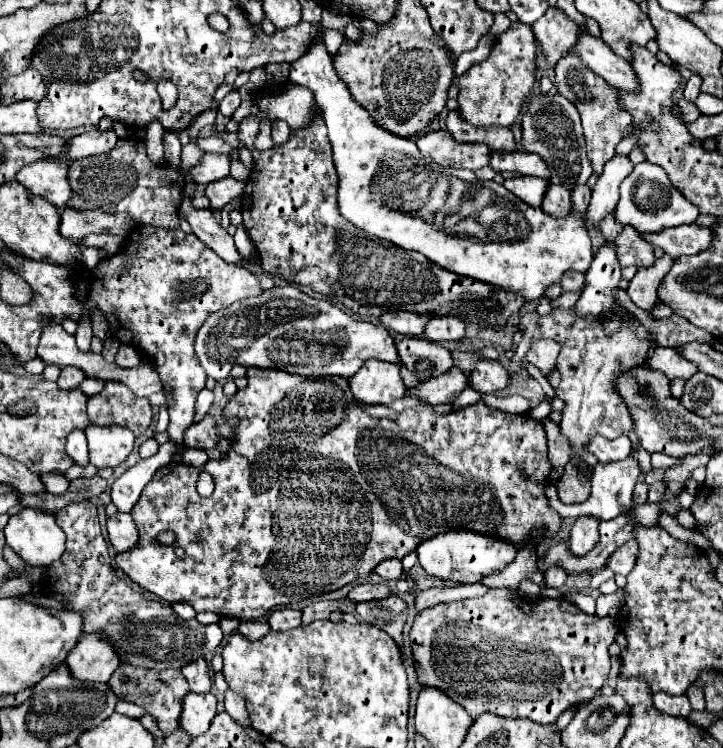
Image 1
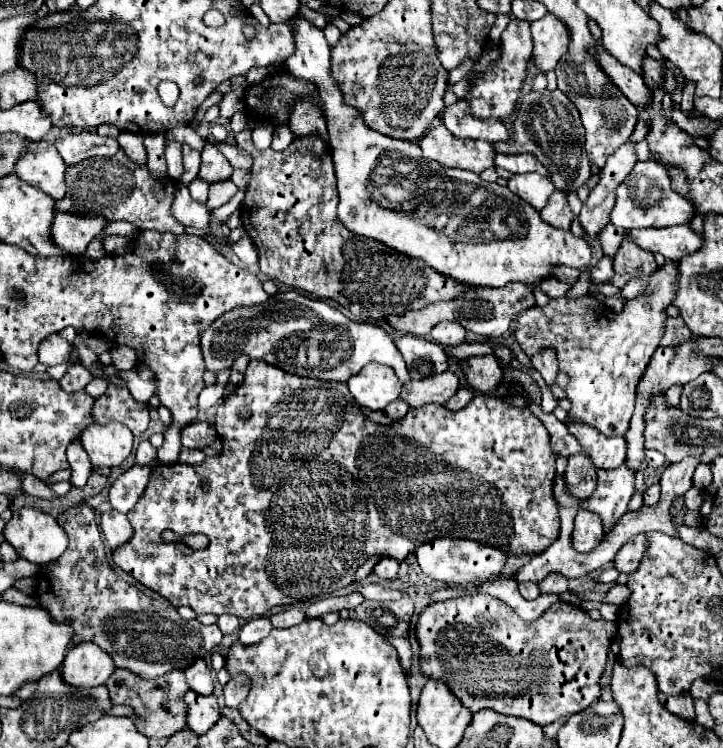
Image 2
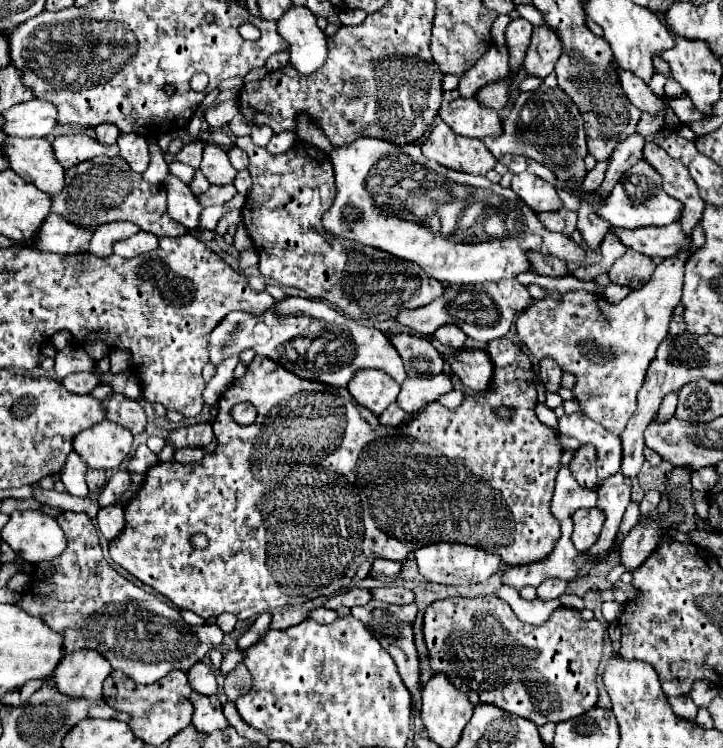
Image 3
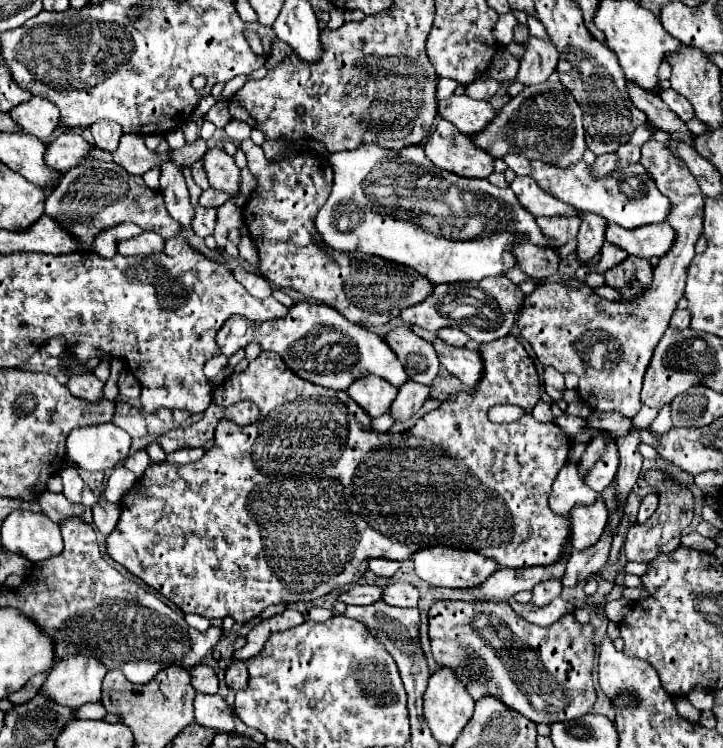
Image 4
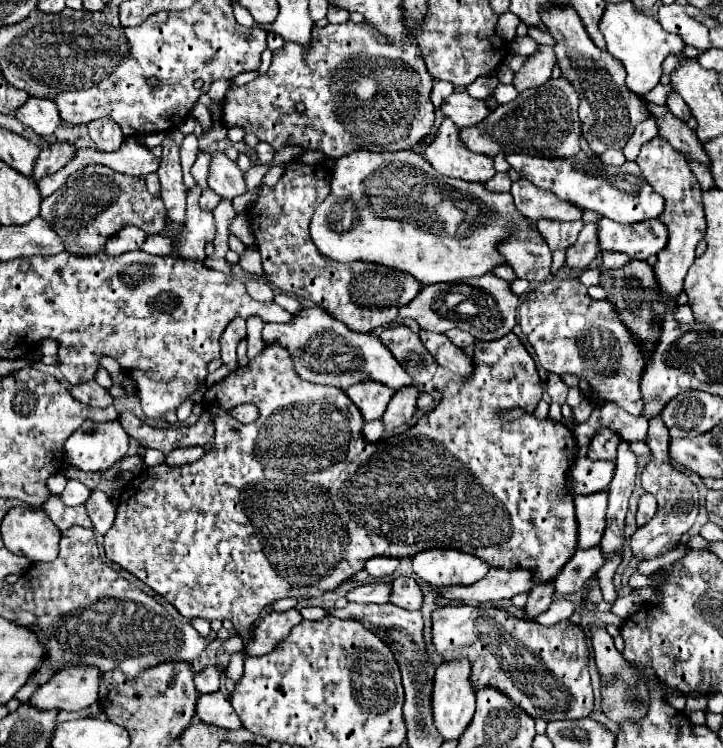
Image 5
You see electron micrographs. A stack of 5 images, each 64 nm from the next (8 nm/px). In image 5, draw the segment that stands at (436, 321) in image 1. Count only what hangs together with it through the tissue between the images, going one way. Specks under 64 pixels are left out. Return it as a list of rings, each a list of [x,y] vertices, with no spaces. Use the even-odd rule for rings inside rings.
[[[452,328],[452,332],[446,332],[446,336],[448,336],[458,348],[466,348],[466,346],[470,346],[470,344],[474,342],[474,338],[472,338],[468,332],[458,330],[458,328]]]

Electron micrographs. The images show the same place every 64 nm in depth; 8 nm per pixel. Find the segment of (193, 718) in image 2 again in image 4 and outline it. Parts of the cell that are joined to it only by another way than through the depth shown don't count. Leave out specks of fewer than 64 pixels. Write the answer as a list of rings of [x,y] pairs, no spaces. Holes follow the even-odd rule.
[[[196,694],[194,714],[196,714],[196,722],[204,728],[212,728],[220,732],[234,732],[234,720],[232,720],[230,708],[218,694],[212,694],[212,696]]]

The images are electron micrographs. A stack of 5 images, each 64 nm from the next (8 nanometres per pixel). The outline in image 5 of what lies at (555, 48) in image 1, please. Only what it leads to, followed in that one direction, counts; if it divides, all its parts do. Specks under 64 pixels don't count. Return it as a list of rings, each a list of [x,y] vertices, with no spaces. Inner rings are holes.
[[[540,44],[534,54],[526,56],[524,66],[514,74],[514,82],[512,84],[518,88],[518,92],[522,92],[526,88],[540,86],[540,84],[544,84],[550,78],[554,66],[556,66],[554,48]]]

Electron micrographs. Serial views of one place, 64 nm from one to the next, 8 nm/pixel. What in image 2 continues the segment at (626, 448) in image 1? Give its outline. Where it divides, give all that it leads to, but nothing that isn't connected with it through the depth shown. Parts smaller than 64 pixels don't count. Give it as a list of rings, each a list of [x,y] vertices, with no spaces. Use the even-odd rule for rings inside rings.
[[[568,424],[570,434],[578,438],[582,448],[590,454],[592,462],[598,468],[616,468],[624,462],[626,456],[626,442],[620,438],[608,438],[588,426],[578,426],[578,424]]]

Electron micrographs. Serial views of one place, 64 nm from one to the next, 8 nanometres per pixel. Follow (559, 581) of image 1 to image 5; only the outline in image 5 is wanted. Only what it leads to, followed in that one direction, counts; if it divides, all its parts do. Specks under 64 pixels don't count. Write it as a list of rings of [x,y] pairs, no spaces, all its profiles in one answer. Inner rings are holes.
[[[548,582],[548,584],[536,584],[530,590],[530,598],[528,598],[528,604],[524,608],[526,610],[526,618],[532,620],[534,616],[542,614],[550,606],[554,594],[556,594],[556,588],[552,588],[552,582]]]

